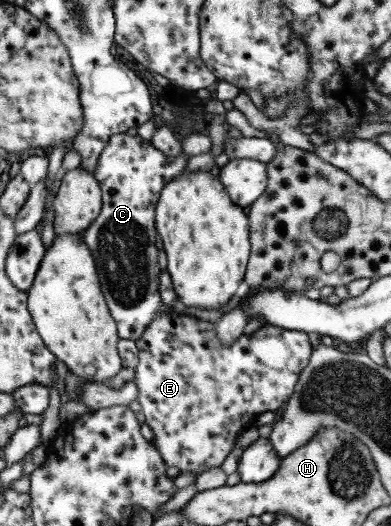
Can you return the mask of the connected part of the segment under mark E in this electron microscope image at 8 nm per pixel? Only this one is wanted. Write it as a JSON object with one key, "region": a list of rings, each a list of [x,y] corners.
{"region":[[[164,305],[163,308],[165,308],[165,311],[162,311],[157,317],[154,317],[153,321],[145,328],[141,336],[133,340],[137,347],[137,363],[133,368],[133,382],[137,388],[136,402],[140,406],[140,412],[144,414],[146,426],[149,426],[152,430],[153,439],[150,443],[159,452],[165,466],[168,468],[174,466],[174,468],[178,468],[180,473],[197,472],[199,475],[204,470],[212,468],[212,466],[220,466],[222,460],[228,456],[228,453],[233,448],[237,437],[243,430],[246,430],[246,427],[253,425],[253,420],[258,414],[261,412],[275,412],[275,410],[278,410],[282,406],[282,402],[288,400],[298,381],[300,371],[308,364],[312,346],[308,341],[306,332],[286,330],[278,327],[272,328],[269,324],[262,325],[249,335],[240,335],[235,341],[232,341],[232,344],[221,345],[218,343],[215,333],[215,323],[198,319],[193,315],[187,315],[187,313],[178,314],[178,308],[169,307],[168,305]]]}

